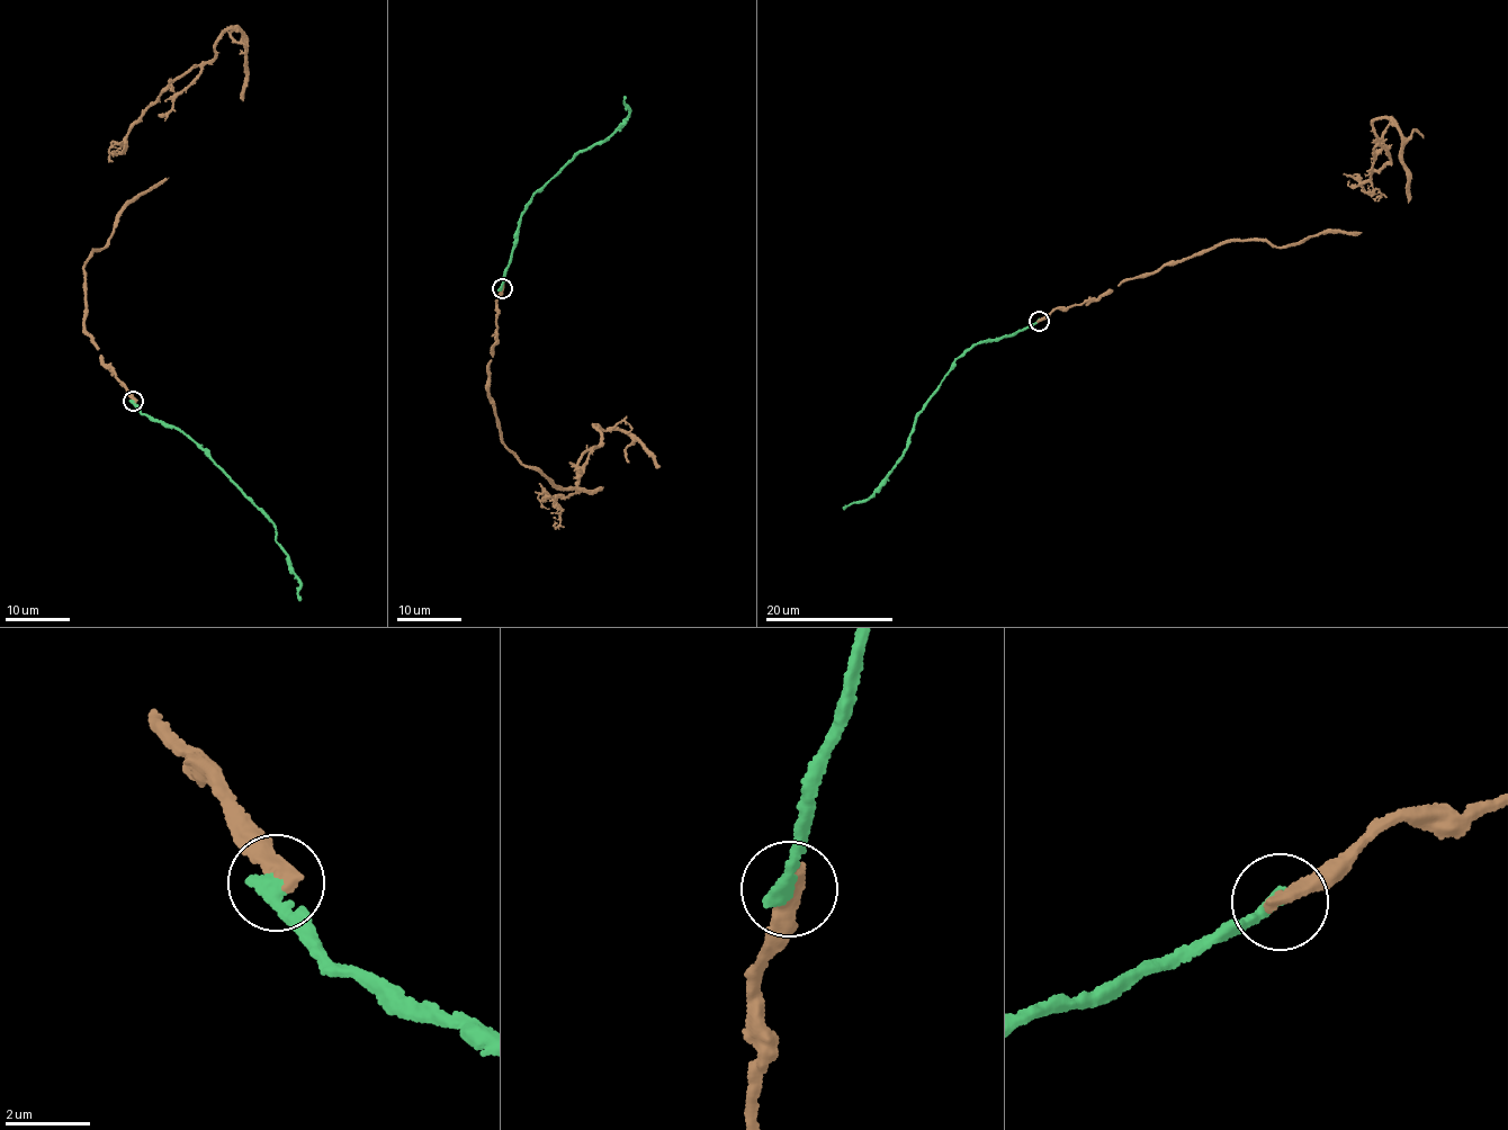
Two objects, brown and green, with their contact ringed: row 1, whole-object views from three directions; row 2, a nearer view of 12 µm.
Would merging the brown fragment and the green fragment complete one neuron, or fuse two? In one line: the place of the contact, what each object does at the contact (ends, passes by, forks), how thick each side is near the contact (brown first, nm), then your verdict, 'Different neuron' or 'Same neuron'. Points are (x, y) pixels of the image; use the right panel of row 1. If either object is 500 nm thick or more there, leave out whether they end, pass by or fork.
Place: (1039, 321). At the ring brown ends. At the ring green ends. Thickness 400 nm (brown) against 400 nm. Different neuron

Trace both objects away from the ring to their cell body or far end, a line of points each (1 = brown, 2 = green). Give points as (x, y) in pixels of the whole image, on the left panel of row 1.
1: (133, 400), (82, 328), (84, 262), (150, 187), (126, 133), (226, 29), (244, 35), (243, 100)
2: (133, 402), (146, 415), (182, 433), (200, 447), (274, 526), (276, 541), (301, 584), (297, 598), (301, 600)

